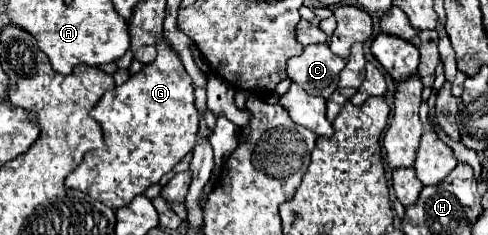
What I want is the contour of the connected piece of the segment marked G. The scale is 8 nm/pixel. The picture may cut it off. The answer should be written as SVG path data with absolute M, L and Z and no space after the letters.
M158 41L156 59L142 67L136 75L130 75L126 83L114 87L114 91L98 101L94 107L94 119L104 131L104 149L88 151L84 155L82 165L78 165L68 177L66 187L88 193L96 201L106 203L112 209L124 207L132 201L134 195L144 193L150 185L158 183L162 175L172 171L172 167L194 149L194 141L198 137L198 111L194 107L194 85L188 73L182 67L178 55L170 49L168 41Z

